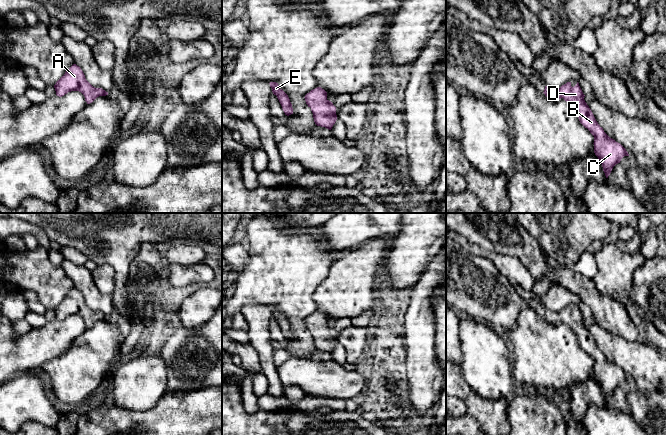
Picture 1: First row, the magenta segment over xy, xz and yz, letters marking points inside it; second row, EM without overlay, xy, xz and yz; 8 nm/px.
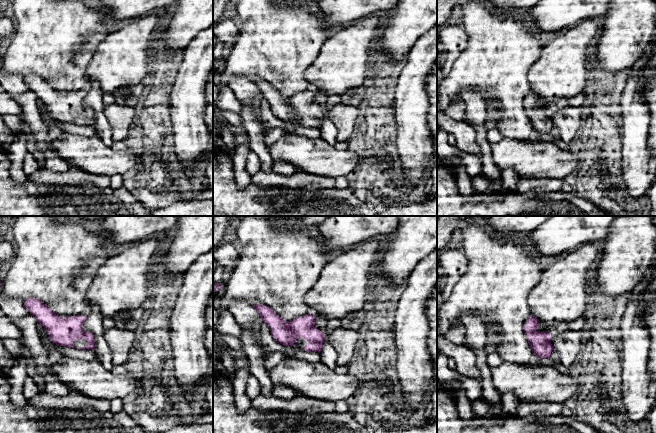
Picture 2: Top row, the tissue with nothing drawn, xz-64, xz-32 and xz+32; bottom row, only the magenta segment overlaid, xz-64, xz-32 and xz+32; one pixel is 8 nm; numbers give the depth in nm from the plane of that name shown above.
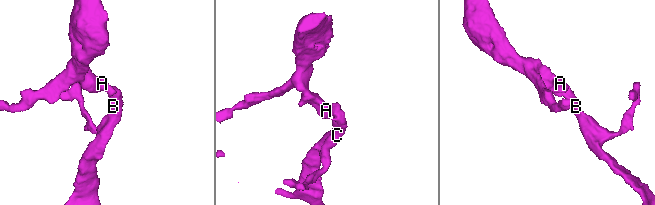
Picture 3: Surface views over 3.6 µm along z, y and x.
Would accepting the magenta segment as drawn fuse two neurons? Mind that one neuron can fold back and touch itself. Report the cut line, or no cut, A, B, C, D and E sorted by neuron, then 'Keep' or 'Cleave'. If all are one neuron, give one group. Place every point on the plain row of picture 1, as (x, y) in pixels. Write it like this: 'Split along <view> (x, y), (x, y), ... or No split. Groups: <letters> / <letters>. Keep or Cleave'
No split. Groups: A B C D E. Keep

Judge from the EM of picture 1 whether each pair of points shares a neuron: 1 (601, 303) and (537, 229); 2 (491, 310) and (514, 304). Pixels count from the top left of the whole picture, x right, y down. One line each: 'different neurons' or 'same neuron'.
1: different neurons
2: same neuron

